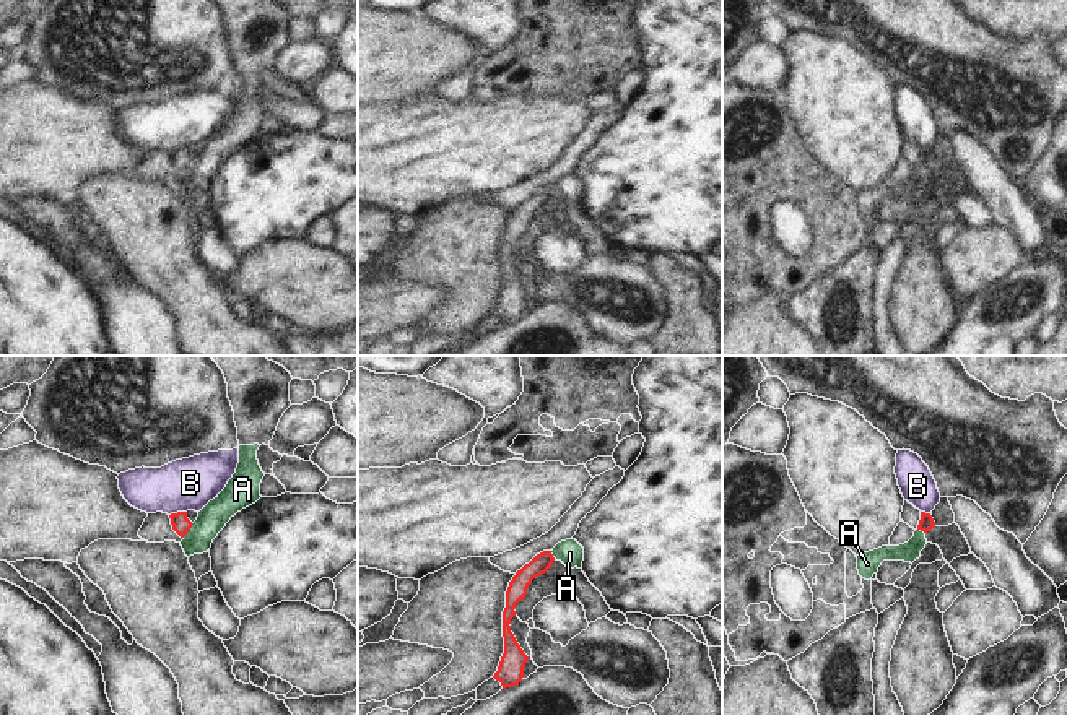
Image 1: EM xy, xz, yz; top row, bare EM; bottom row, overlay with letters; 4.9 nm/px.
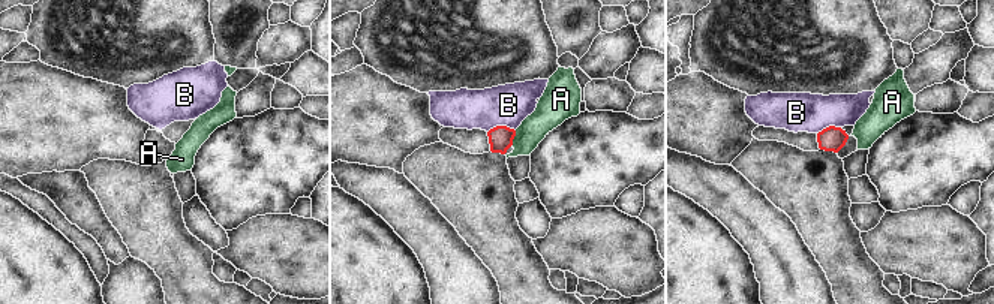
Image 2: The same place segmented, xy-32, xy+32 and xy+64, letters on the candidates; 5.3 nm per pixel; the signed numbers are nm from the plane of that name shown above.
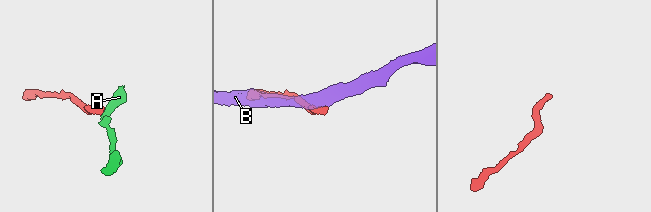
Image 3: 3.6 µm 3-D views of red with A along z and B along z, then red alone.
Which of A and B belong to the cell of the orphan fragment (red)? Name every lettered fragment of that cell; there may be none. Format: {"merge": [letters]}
{"merge": []}

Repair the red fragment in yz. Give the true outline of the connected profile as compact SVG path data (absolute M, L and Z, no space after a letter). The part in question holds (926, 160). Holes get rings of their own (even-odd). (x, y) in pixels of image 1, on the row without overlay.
M904 136L901 156L911 164L921 166L924 169L930 167L935 162L935 158L930 150L921 148L908 136Z

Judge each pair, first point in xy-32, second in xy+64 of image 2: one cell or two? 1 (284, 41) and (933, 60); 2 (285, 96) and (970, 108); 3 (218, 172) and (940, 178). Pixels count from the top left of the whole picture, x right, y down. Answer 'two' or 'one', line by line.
1: one
2: two
3: one

